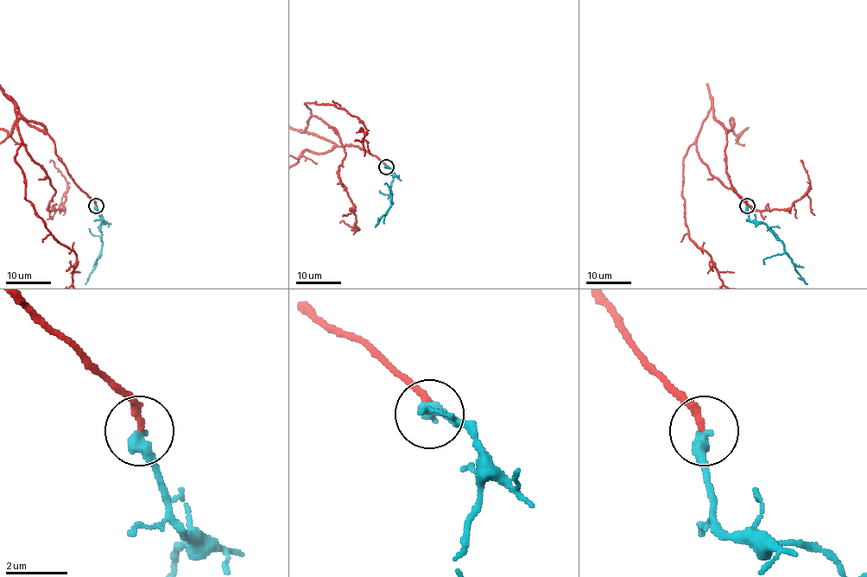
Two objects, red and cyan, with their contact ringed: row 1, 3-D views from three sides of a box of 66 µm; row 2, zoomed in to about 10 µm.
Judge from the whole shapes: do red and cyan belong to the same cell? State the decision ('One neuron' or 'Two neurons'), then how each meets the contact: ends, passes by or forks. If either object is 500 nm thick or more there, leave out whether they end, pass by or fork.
One neuron. At the ring red ends. At the ring cyan ends

